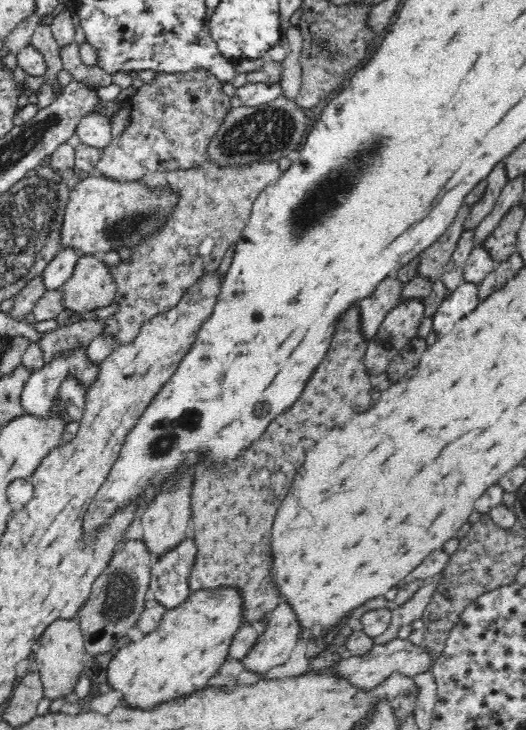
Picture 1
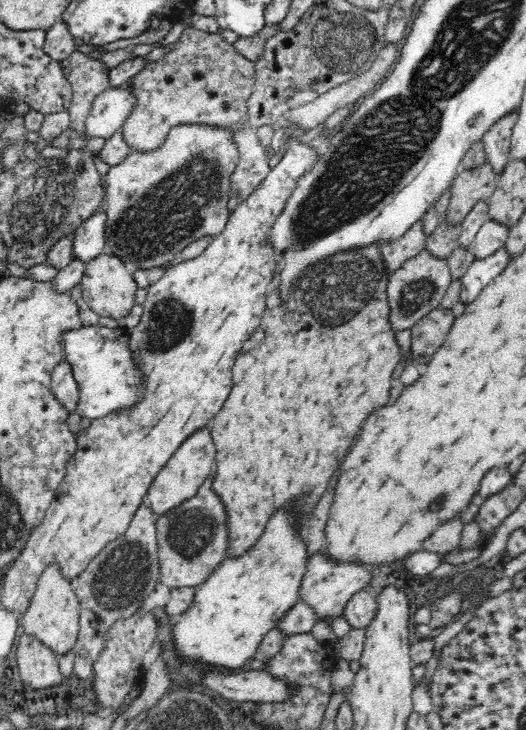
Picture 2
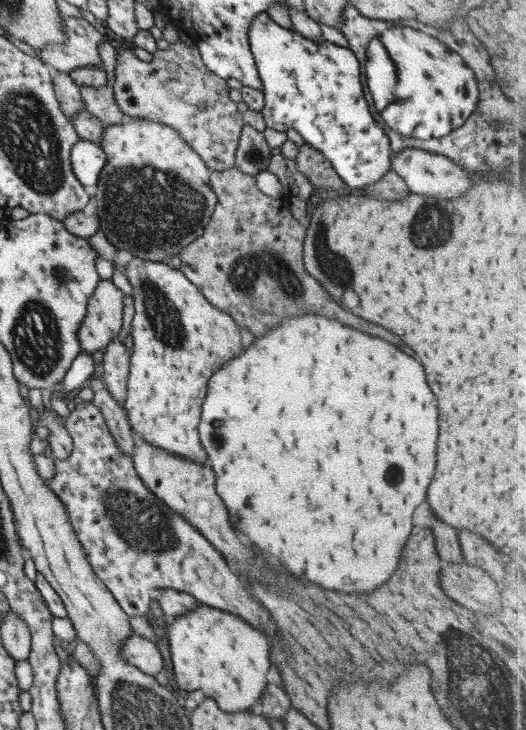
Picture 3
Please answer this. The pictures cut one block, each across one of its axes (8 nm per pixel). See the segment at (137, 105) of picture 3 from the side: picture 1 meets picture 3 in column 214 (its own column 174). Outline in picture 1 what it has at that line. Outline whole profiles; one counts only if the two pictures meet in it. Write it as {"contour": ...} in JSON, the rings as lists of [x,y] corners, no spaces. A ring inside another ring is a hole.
{"contour":[[[206,69],[182,73],[180,75],[156,73],[156,77],[151,83],[144,83],[138,90],[136,90],[133,96],[120,103],[119,108],[116,110],[116,116],[110,117],[112,140],[110,144],[108,144],[108,146],[104,149],[104,153],[102,154],[102,157],[99,158],[94,172],[98,175],[102,175],[102,177],[106,177],[106,179],[118,182],[132,182],[140,181],[144,175],[152,172],[194,169],[195,167],[198,167],[199,165],[202,165],[208,161],[208,157],[206,157],[206,142],[210,140],[210,136],[214,136],[214,134],[216,134],[218,126],[220,126],[220,122],[222,122],[222,118],[224,118],[224,100],[228,100],[229,106],[235,105],[235,101],[232,98],[228,97],[226,94],[220,91],[222,84],[223,82],[218,80],[218,77],[215,77],[212,75],[212,73],[210,73],[210,71],[206,71]]]}

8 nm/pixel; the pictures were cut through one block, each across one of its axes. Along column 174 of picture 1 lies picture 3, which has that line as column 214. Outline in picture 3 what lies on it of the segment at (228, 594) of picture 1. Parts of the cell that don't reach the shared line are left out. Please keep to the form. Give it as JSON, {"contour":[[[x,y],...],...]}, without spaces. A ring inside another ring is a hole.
{"contour":[[[199,603],[185,614],[177,615],[171,624],[165,626],[167,644],[173,669],[173,676],[181,690],[201,690],[213,698],[223,712],[247,710],[263,692],[267,684],[265,674],[269,670],[268,640],[248,622],[233,613]]]}

